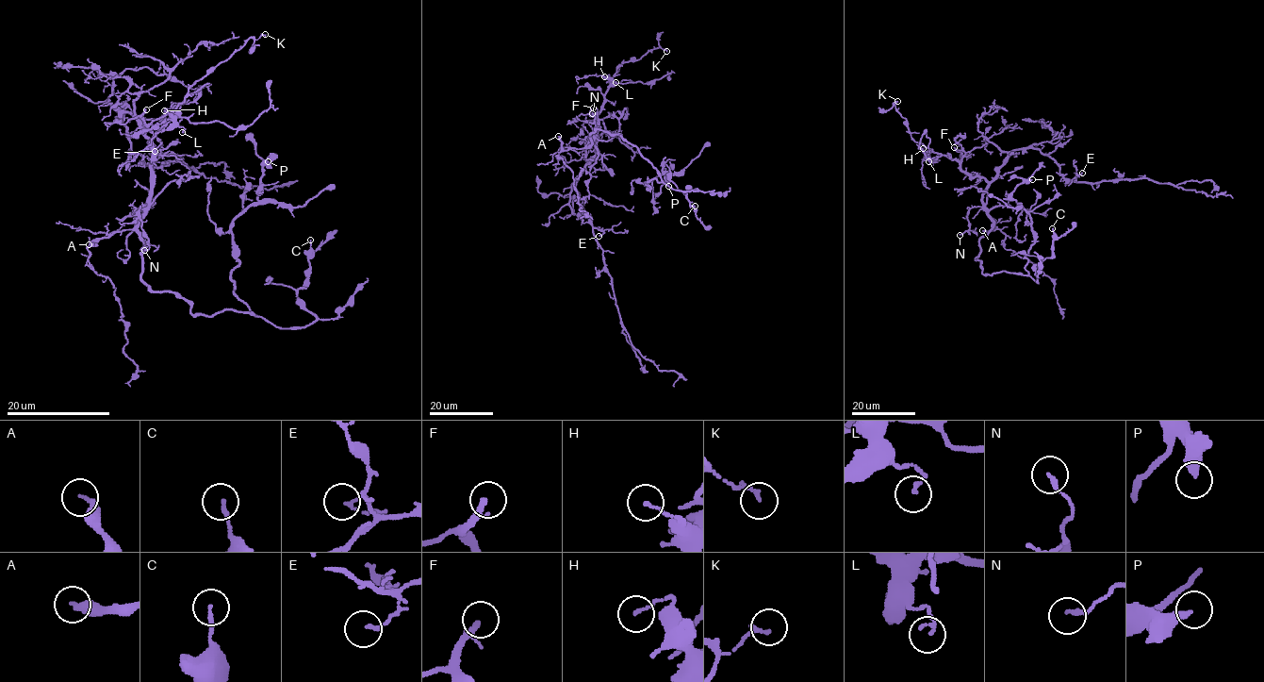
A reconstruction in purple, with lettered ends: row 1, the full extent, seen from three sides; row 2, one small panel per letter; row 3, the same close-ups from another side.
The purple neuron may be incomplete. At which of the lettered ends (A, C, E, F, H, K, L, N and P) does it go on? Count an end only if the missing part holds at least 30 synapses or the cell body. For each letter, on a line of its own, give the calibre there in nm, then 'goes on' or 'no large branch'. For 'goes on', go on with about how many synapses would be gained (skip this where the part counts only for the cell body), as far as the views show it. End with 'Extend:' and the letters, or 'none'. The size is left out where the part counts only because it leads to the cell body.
A: 320 nm thick; no large branch
C: 160 nm thick; no large branch
E: 130 nm thick; no large branch
F: 170 nm thick; goes on; about 35 synapses
H: 120 nm thick; no large branch
K: 150 nm thick; no large branch
L: 160 nm thick; no large branch
N: 170 nm thick; no large branch
P: 360 nm thick; no large branch
Extend: F

